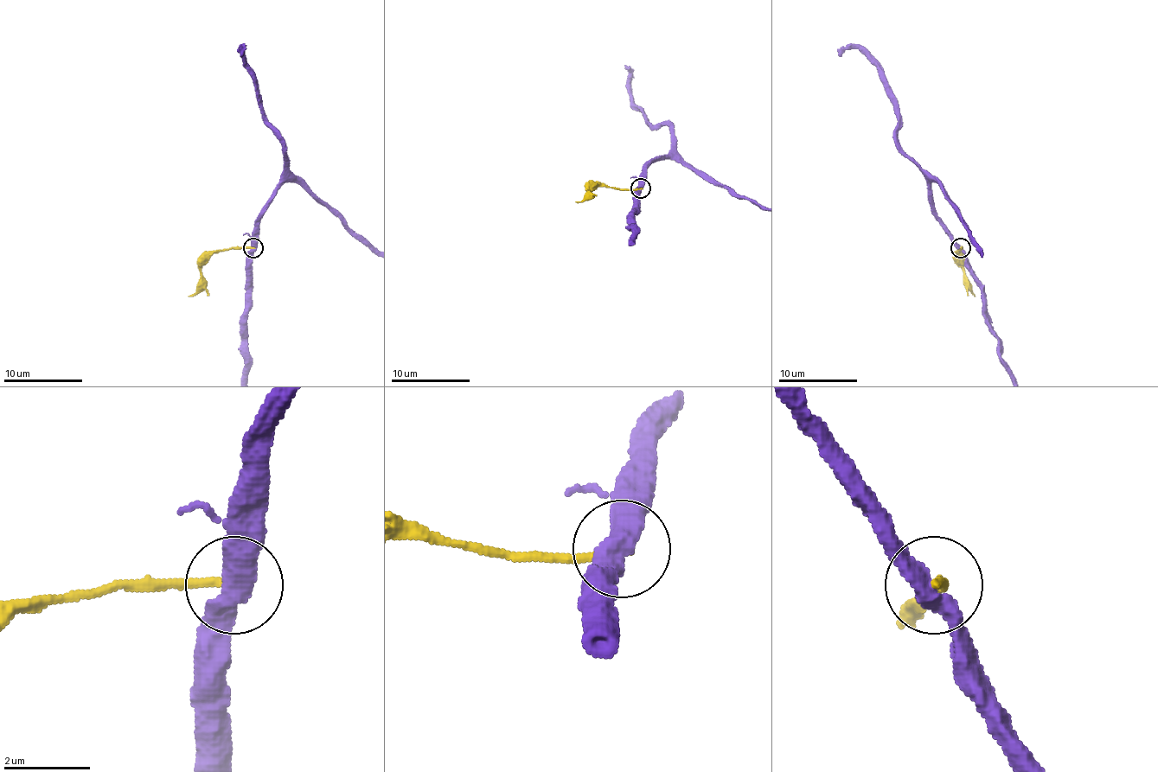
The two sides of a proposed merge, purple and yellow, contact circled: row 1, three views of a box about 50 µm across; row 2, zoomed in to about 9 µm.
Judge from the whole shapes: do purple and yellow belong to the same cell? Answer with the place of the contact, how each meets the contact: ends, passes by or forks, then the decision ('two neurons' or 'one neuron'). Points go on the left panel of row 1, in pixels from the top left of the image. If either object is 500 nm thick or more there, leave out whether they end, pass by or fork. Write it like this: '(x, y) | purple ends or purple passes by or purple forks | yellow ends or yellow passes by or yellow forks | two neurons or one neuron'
(252, 248) | purple passes by | yellow ends | two neurons

